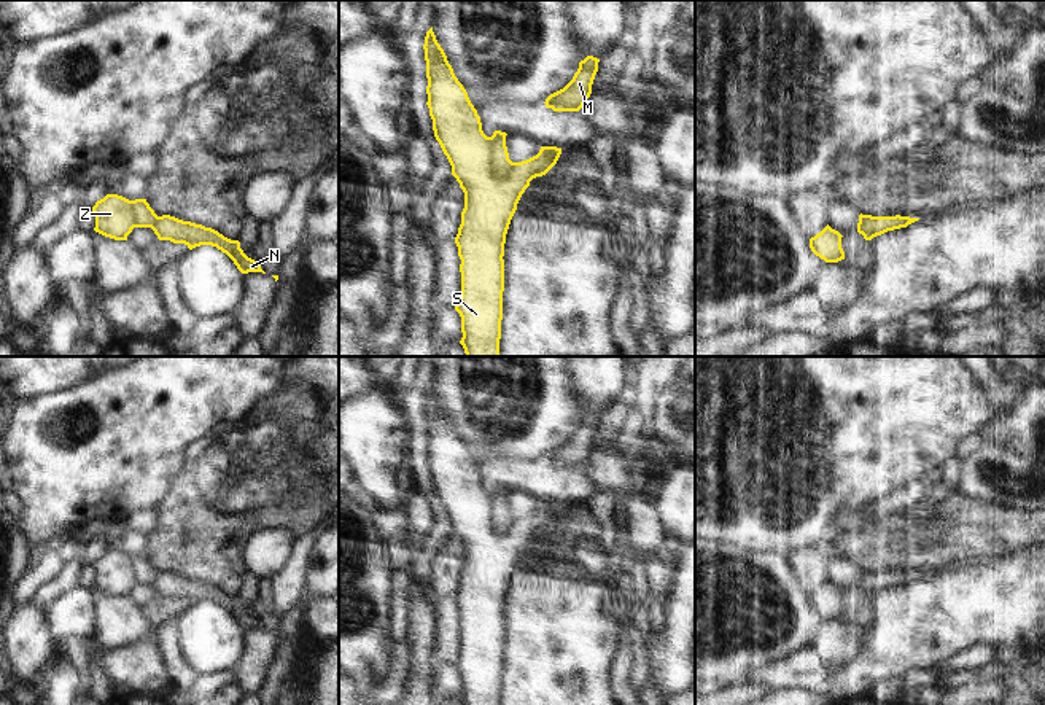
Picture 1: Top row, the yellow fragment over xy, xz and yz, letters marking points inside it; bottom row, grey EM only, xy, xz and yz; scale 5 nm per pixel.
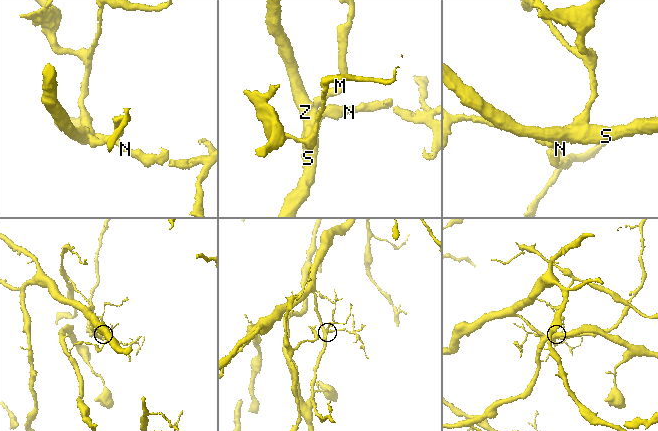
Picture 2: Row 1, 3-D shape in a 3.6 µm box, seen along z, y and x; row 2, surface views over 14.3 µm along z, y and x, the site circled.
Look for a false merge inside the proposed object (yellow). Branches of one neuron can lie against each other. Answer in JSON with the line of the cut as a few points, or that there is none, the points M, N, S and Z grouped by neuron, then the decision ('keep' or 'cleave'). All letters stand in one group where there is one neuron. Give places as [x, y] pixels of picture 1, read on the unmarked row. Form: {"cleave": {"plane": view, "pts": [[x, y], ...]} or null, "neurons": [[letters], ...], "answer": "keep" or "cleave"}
{"cleave": {"plane": "xz", "pts": [[490, 494], [490, 529], [501, 537]]}, "neurons": [["M"], ["N", "S", "Z"]], "answer": "cleave"}

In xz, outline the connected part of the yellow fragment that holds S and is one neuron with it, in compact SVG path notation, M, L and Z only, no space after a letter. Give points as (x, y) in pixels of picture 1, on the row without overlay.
M433 384L425 393L426 450L433 476L434 493L452 522L452 532L464 549L461 581L455 594L461 616L461 654L455 667L461 673L463 705L499 705L504 648L504 600L517 560L536 533L546 532L558 517L561 504L541 503L539 509L526 517L512 519L509 530L496 536L490 528L491 493L482 487L480 473L471 460L466 446L453 430L452 422L436 396Z

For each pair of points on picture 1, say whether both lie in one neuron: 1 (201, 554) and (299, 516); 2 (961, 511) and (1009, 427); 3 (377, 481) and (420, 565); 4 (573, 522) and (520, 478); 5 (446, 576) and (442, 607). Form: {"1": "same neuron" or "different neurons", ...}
{"1": "same neuron", "2": "different neurons", "3": "different neurons", "4": "different neurons", "5": "different neurons"}

